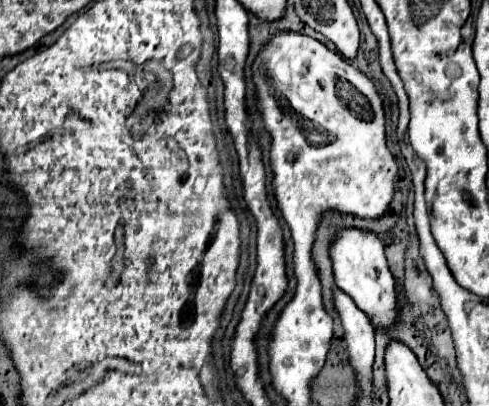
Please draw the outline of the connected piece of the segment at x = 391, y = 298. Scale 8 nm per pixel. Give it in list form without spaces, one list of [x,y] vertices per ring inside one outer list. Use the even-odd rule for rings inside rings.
[[[355,227],[339,229],[329,247],[329,255],[333,261],[333,277],[339,289],[347,291],[355,305],[367,313],[373,321],[373,327],[387,327],[397,319],[397,301],[395,301],[395,281],[391,277],[383,243],[373,231],[363,231]]]

